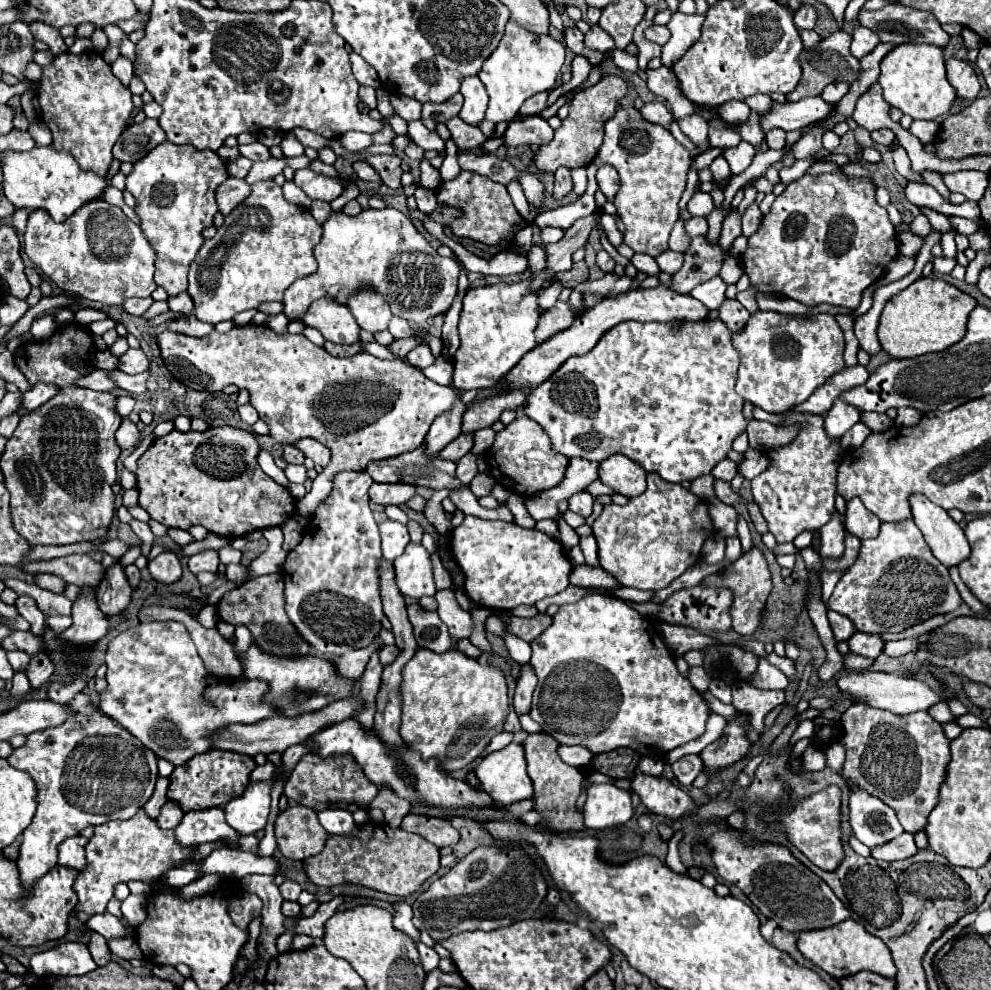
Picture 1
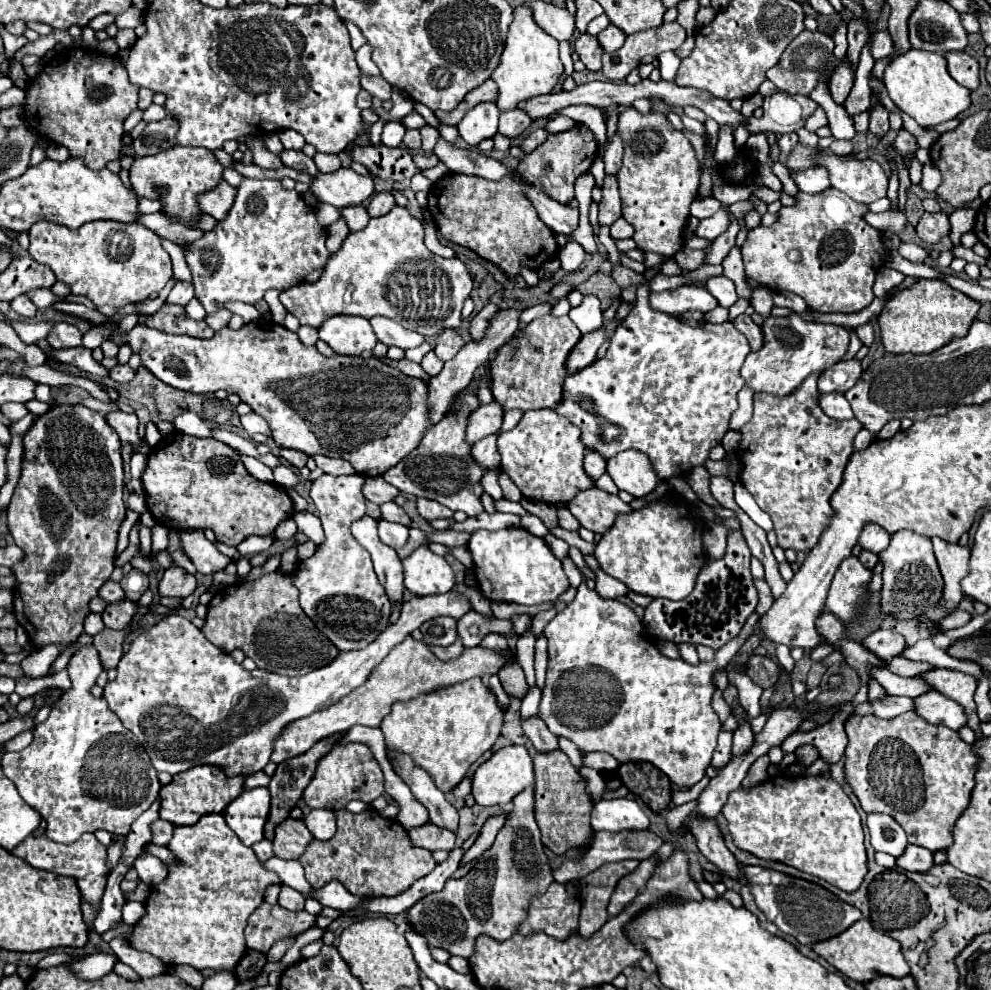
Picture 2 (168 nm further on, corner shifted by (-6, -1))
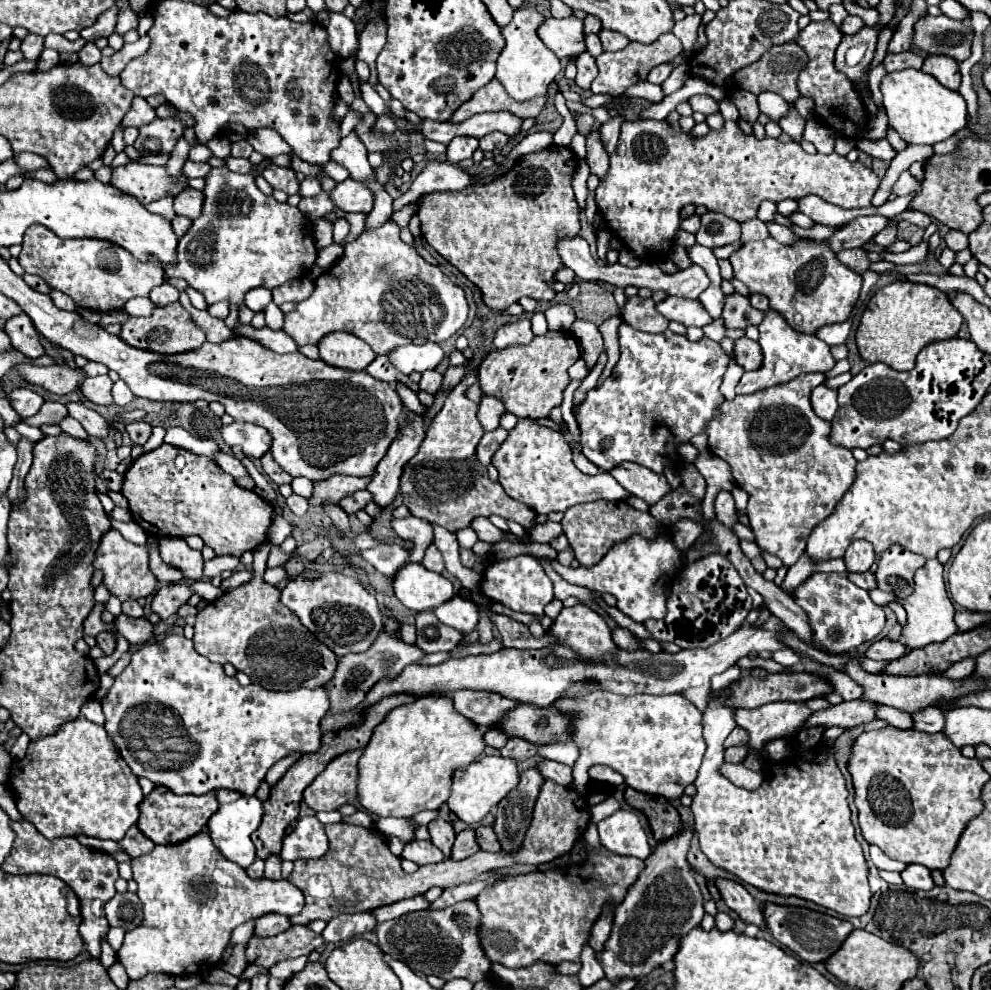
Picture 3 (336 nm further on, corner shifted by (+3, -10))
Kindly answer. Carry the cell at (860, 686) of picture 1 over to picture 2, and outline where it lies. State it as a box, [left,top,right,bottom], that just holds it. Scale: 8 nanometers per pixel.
[912,689,966,731]

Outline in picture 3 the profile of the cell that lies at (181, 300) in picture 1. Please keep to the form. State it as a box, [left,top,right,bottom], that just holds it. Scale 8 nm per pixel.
[149,282,179,306]

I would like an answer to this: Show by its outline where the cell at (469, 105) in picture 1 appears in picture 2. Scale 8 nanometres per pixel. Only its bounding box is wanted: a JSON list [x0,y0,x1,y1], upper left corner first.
[458,101,500,145]

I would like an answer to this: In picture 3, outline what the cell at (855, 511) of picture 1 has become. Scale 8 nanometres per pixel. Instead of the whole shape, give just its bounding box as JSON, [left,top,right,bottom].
[843,540,875,574]

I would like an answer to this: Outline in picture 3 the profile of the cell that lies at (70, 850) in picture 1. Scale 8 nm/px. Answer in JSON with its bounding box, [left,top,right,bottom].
[1,820,119,958]

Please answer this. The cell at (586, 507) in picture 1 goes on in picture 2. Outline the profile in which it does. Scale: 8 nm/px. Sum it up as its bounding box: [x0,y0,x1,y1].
[568,487,632,533]

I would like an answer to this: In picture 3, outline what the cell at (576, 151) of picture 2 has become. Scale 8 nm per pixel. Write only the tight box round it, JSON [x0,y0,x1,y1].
[417,146,581,310]

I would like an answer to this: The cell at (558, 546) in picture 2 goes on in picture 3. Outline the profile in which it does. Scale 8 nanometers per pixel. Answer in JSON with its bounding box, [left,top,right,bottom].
[549,534,683,624]

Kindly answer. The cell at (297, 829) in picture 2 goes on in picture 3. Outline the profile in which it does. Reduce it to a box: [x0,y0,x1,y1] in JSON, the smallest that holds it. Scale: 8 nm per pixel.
[265,856,281,880]

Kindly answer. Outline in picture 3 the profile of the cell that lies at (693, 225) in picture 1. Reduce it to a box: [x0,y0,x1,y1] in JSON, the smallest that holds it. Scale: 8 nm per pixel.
[695,212,741,248]

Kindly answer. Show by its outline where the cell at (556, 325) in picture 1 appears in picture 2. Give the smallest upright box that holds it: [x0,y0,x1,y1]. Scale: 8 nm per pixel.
[492,315,582,411]

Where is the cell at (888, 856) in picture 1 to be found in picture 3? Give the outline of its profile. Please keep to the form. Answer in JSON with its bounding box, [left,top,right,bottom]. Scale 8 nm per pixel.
[901,864,935,890]

